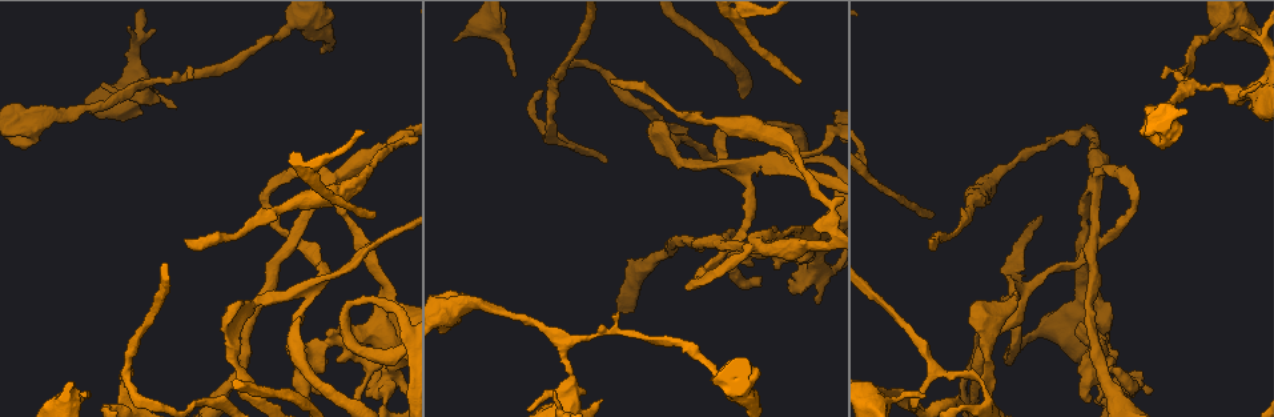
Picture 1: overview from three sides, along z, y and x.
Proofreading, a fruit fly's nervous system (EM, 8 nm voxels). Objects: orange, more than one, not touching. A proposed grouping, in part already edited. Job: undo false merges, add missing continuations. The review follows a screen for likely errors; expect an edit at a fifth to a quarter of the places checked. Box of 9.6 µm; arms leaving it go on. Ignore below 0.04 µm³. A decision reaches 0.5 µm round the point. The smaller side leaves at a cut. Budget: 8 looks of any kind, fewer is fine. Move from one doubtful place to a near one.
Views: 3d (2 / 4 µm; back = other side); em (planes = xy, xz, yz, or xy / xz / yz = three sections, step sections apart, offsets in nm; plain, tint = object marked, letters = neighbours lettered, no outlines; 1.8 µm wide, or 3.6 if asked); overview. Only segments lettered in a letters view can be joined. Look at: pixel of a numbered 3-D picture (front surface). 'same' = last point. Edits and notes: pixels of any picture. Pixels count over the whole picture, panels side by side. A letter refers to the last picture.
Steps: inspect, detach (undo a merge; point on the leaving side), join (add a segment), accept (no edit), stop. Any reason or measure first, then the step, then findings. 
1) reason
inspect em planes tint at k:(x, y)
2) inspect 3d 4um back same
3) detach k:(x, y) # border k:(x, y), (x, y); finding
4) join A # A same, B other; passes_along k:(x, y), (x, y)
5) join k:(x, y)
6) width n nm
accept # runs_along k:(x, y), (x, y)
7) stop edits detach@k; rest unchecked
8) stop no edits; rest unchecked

sharp bend
inspect 3d 2um back at 1:(549, 141)

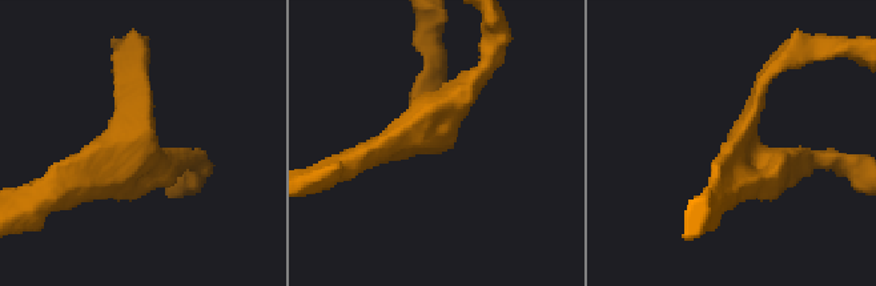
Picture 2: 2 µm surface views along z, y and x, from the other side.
inspect em xz step 4 tint at 2:(440, 139)

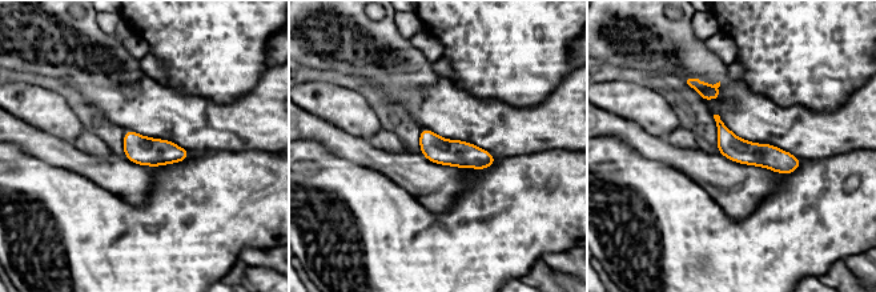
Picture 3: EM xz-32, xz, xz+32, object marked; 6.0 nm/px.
inspect em planes letters same

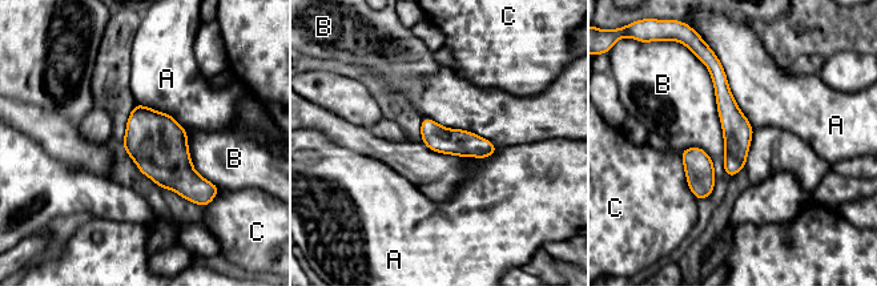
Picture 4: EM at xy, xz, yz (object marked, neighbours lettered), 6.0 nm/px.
longest_contact B 750 nm
accept # A other, B other, C other; runs_along 4:(709, 64), (733, 121), (731, 173); one neuron here

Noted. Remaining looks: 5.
four or more arms meet
inspect 3d 2um at 1:(753, 241)

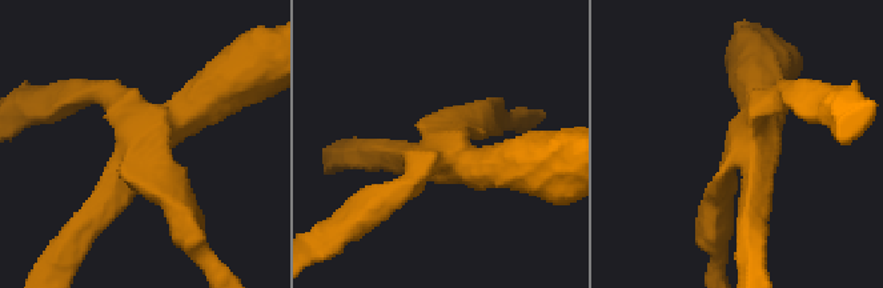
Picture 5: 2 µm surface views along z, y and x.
inspect em 3.6um planes letters at 5:(137, 153)

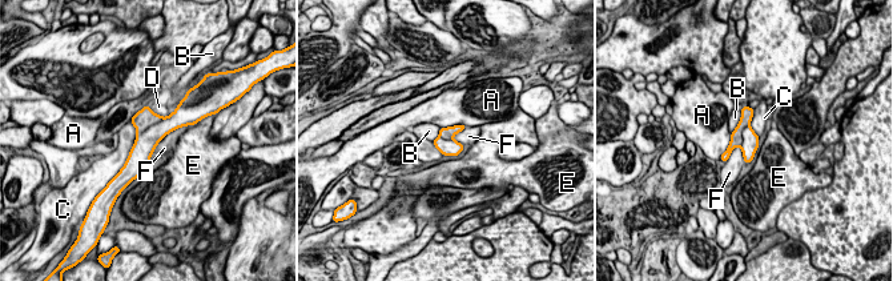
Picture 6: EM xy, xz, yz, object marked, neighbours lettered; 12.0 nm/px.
longest_contact F 700 nm
detach 6:(145, 143) # A other, B other, C other, D other, E other, F other; part_leaving 6:(177, 117), (165, 125), (124, 171); two neurons meet here

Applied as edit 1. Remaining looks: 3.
tapers out
inspect em xz step 16 letters at 1:(618, 311)

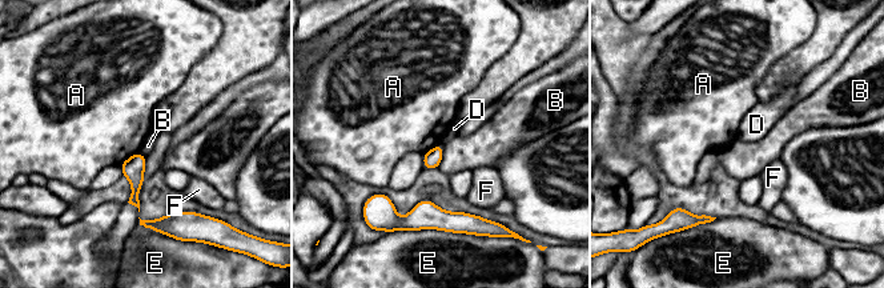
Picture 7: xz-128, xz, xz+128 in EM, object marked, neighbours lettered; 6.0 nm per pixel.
cut it another way
inspect em xy step 16 letters same

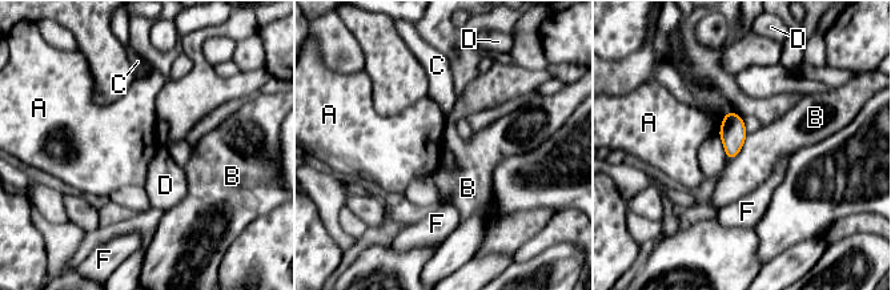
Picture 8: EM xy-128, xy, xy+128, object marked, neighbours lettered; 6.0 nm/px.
longest_contact B 220 nm
accept # A other, B other, C other, D other, F other; border 8:(726, 112), (718, 133); none of them fits

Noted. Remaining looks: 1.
stop edits detach@6; rest unchecked

